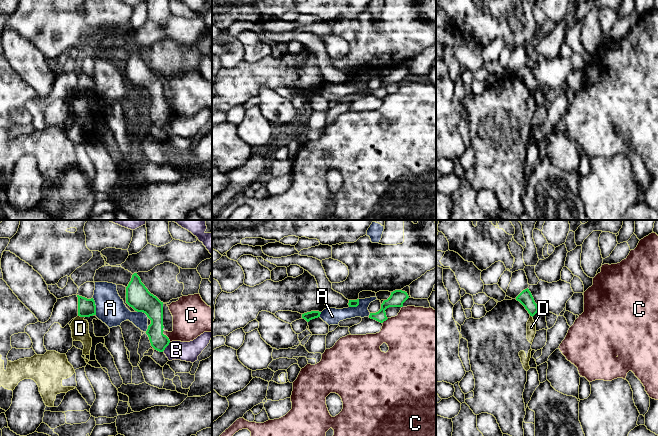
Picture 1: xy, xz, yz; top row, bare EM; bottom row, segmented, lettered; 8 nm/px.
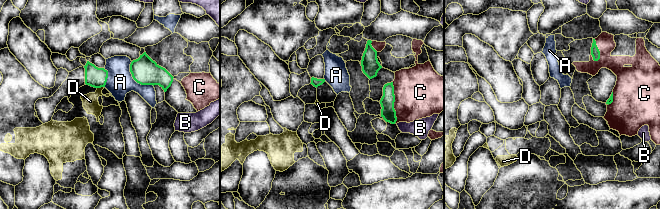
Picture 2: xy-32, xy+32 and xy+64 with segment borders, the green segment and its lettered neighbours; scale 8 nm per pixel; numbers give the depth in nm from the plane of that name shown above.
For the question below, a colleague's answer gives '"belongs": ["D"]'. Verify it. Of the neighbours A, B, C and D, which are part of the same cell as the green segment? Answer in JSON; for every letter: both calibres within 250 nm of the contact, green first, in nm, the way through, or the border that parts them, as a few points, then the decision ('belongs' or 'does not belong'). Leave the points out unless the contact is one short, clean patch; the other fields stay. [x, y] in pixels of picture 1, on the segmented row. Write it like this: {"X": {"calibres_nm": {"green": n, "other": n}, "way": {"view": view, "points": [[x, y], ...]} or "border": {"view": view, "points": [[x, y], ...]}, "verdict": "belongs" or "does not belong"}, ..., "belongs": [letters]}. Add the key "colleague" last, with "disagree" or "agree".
{"A": {"calibres_nm": {"green": 140, "other": 240}, "verdict": "does not belong"}, "B": {"calibres_nm": {"green": 140, "other": 160}, "border": {"view": "xy", "points": [[170, 342], [162, 351]]}, "verdict": "does not belong"}, "C": {"calibres_nm": {"green": 160, "other": 300}, "verdict": "does not belong"}, "D": {"calibres_nm": {"green": 140, "other": 140}, "border": {"view": "xy", "points": [[78, 315], [84, 317]]}, "verdict": "does not belong"}, "belongs": [], "colleague": "disagree"}

